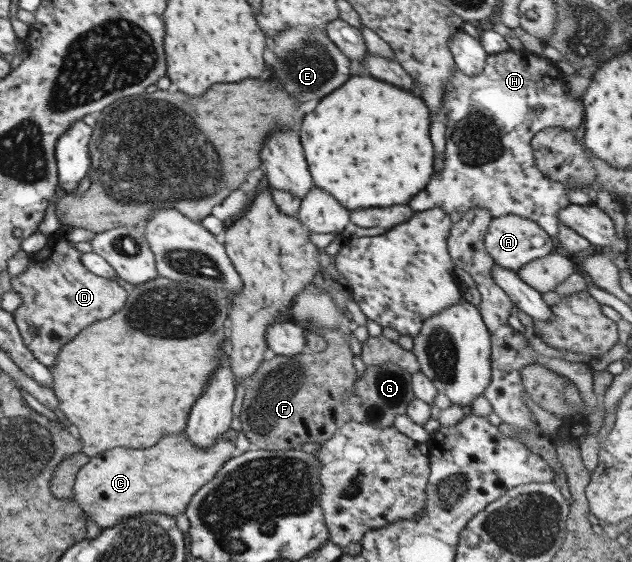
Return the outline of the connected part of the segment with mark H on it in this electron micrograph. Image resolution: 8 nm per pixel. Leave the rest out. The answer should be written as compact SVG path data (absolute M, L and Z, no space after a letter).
M524 48L517 51L512 49L504 52L497 52L496 54L489 54L487 56L484 68L475 75L467 75L463 73L458 67L454 67L447 80L447 85L443 90L443 108L445 108L445 158L443 158L443 166L438 168L430 178L429 183L423 191L415 194L407 205L416 213L425 211L431 208L441 208L449 215L456 211L460 214L468 213L470 209L482 207L491 214L492 218L505 217L506 215L514 215L522 218L529 218L531 221L536 221L551 237L556 237L559 231L559 222L557 219L558 209L566 206L569 202L569 192L572 189L582 189L583 186L579 183L558 183L553 179L548 179L537 167L531 140L534 135L540 130L548 127L562 127L566 130L575 130L580 126L580 123L585 118L585 108L583 107L582 99L578 98L576 94L569 94L565 90L565 75L560 72L556 64L550 59L543 57L541 54L536 55Z

